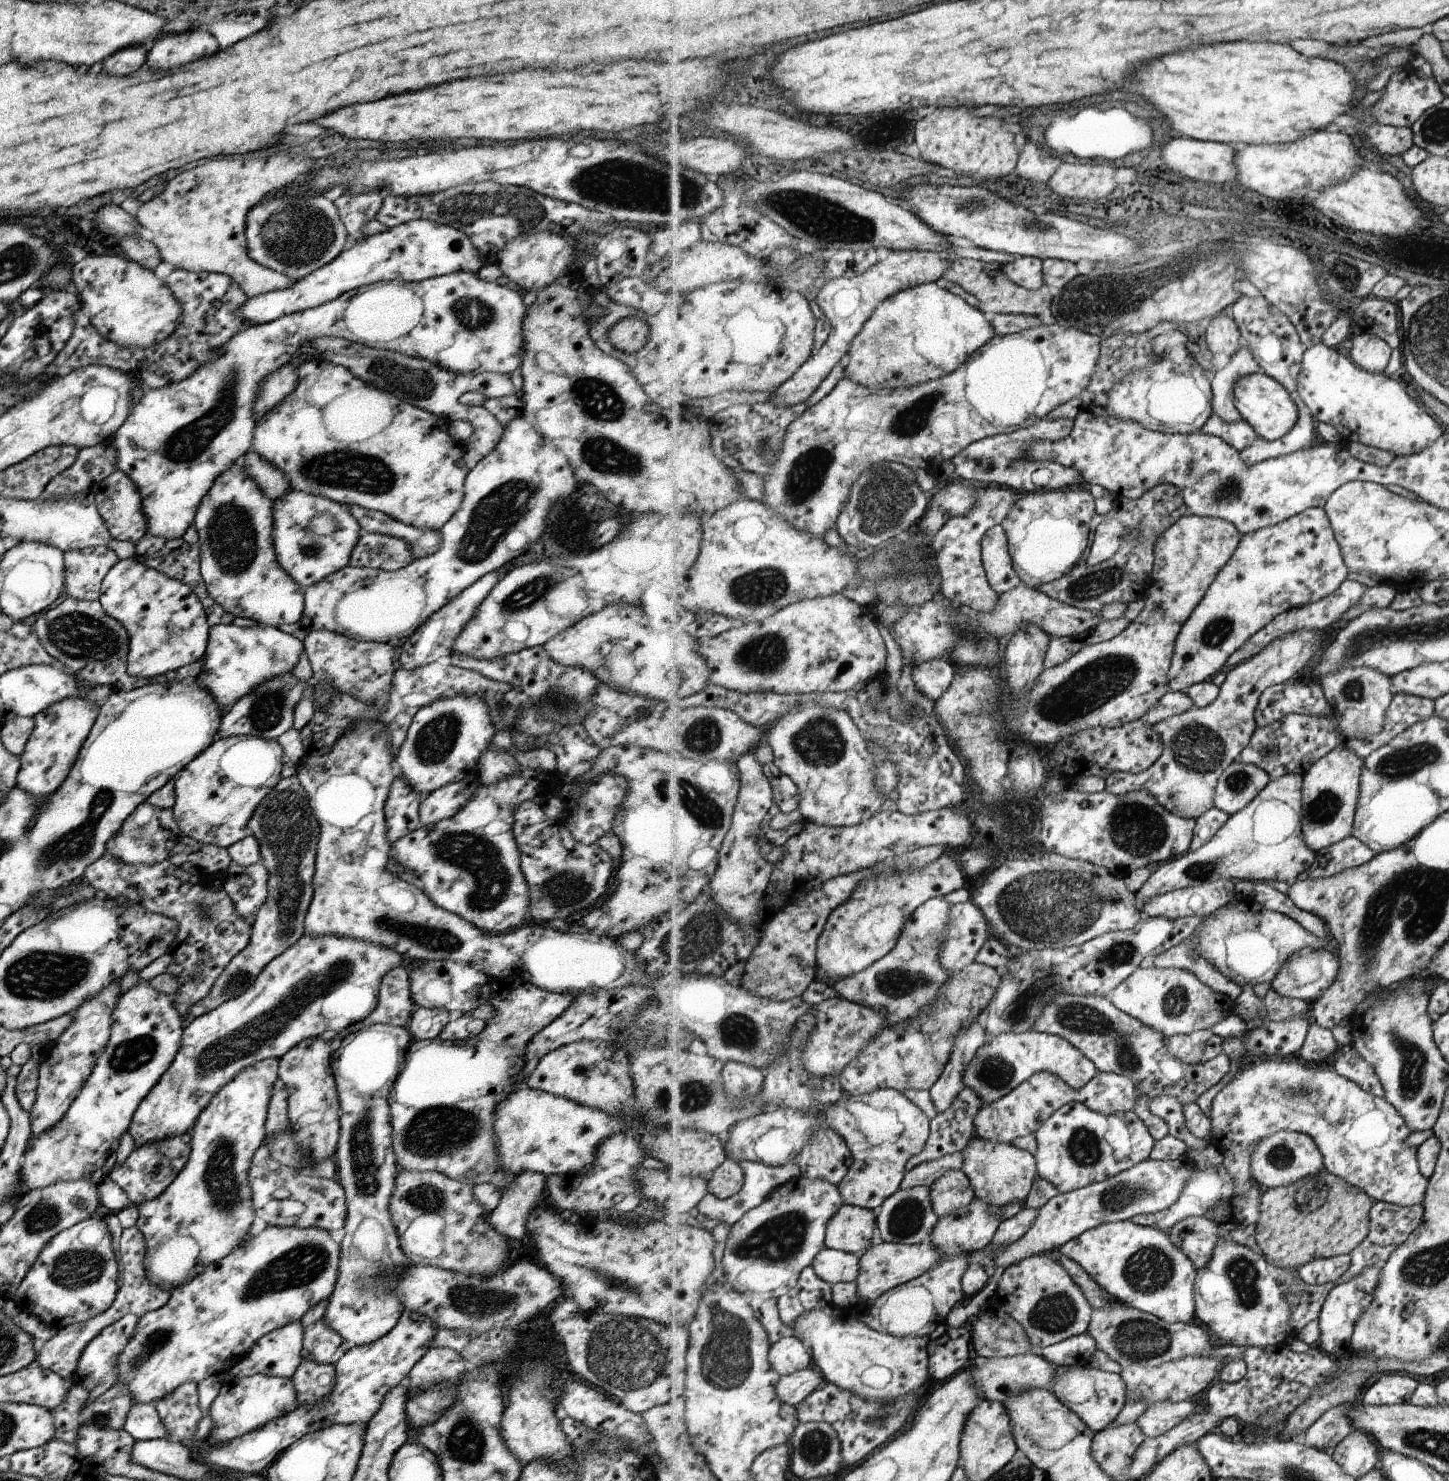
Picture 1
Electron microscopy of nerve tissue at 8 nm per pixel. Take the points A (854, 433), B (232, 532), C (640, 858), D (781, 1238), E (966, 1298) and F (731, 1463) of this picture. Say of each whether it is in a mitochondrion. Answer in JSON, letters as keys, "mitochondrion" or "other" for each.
{"A":"other","B":"mitochondrion","C":"other","D":"mitochondrion","E":"other","F":"other"}

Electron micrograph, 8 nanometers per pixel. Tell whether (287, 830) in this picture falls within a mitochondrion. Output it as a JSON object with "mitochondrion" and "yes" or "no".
{"mitochondrion":"yes"}

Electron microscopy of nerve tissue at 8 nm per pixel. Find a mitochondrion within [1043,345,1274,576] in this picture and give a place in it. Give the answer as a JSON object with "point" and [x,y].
{"point":[1229,490]}

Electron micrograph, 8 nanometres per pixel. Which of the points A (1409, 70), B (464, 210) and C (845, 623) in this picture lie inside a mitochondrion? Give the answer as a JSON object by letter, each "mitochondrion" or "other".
{"A":"other","B":"mitochondrion","C":"other"}

